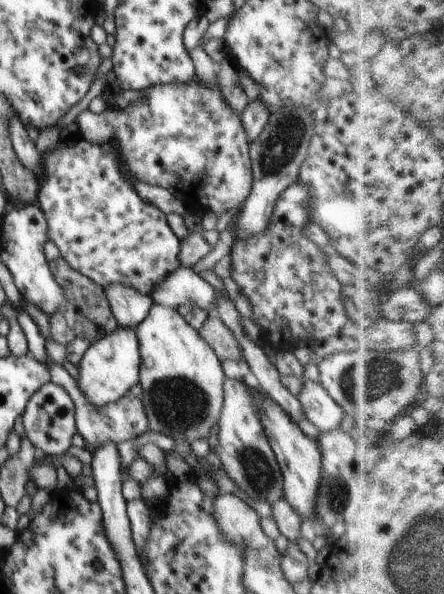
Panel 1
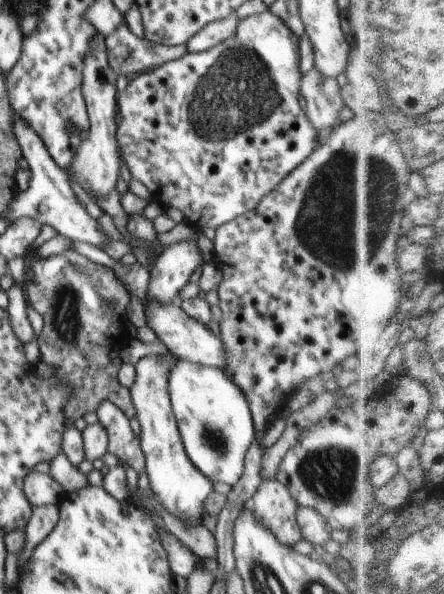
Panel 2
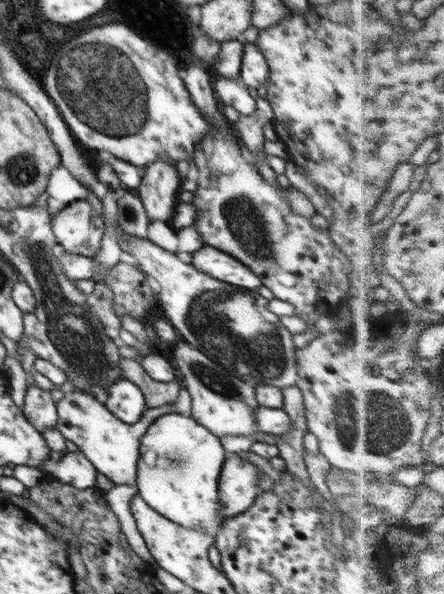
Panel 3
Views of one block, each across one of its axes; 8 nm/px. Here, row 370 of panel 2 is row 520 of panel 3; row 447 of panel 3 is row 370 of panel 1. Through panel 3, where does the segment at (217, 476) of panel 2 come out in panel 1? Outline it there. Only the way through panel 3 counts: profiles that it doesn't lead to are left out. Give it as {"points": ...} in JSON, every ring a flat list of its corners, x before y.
{"points":[[153,303,135,332,141,356,138,384,143,390,141,401,148,418,149,430,170,436,175,443,185,441,192,444,198,439,209,439,211,429,218,426,220,420,224,406,224,381,227,379,216,353,199,335,199,331,172,306]]}

